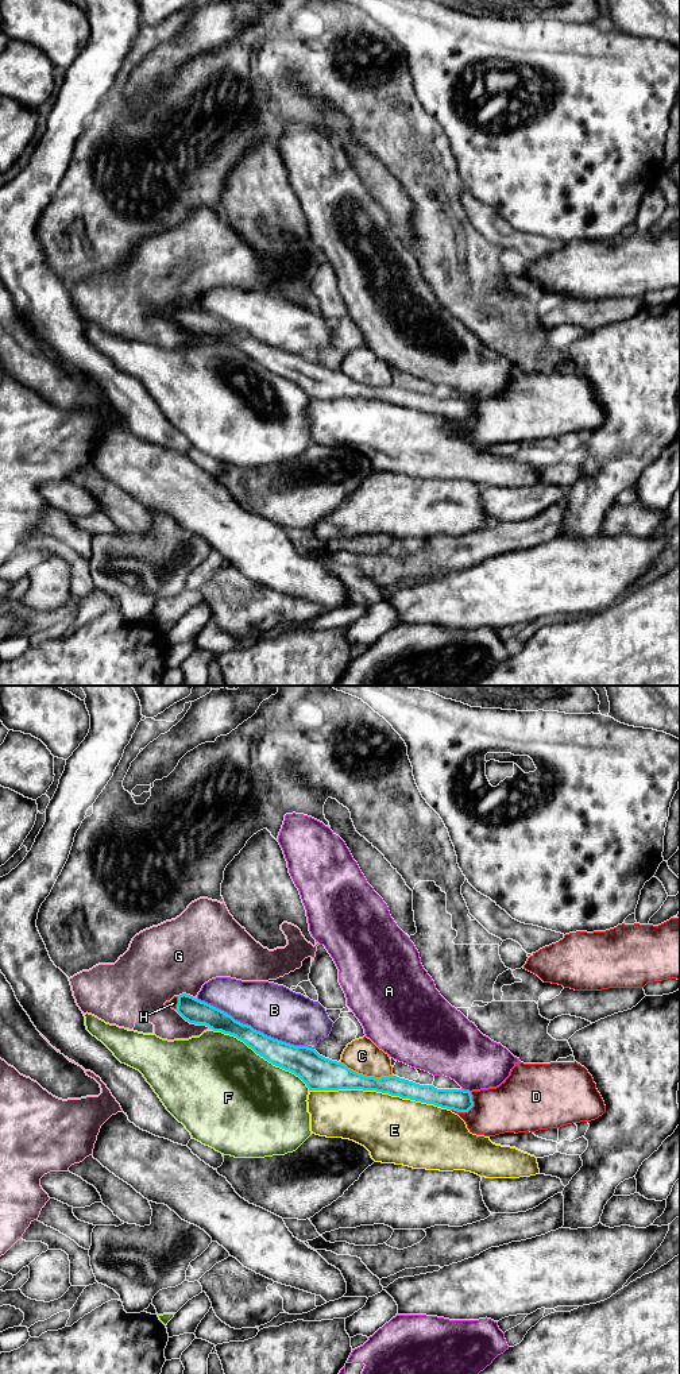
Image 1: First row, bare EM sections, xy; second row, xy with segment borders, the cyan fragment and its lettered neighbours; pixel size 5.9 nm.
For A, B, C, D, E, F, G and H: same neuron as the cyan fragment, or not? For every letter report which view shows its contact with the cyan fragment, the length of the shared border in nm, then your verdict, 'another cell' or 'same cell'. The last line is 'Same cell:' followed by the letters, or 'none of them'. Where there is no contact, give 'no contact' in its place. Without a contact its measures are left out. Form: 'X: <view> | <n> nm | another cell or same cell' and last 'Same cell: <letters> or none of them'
A: xy | 60 nm | another cell
B: xy | 750 nm | another cell
C: xy | 320 nm | another cell
D: xy | 170 nm | another cell
E: xy | 850 nm | another cell
F: xy | 700 nm | another cell
G: xy | 260 nm | another cell
H: xy | 80 nm | same cell
Same cell: H

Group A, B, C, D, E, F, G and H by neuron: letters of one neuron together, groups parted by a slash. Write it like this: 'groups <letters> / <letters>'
groups A / B / C / D / E / F / G / H

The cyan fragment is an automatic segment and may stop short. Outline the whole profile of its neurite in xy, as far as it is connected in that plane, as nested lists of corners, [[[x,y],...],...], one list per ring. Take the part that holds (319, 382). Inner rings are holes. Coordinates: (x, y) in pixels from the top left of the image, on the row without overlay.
[[[186,302],[174,305],[165,314],[174,317],[189,332],[205,333],[213,340],[236,346],[273,374],[298,385],[309,400],[376,400],[457,421],[468,421],[474,416],[470,400],[437,398],[433,394],[420,394],[397,385],[375,387],[359,383],[341,371],[320,364],[312,356],[294,355],[267,346]]]

